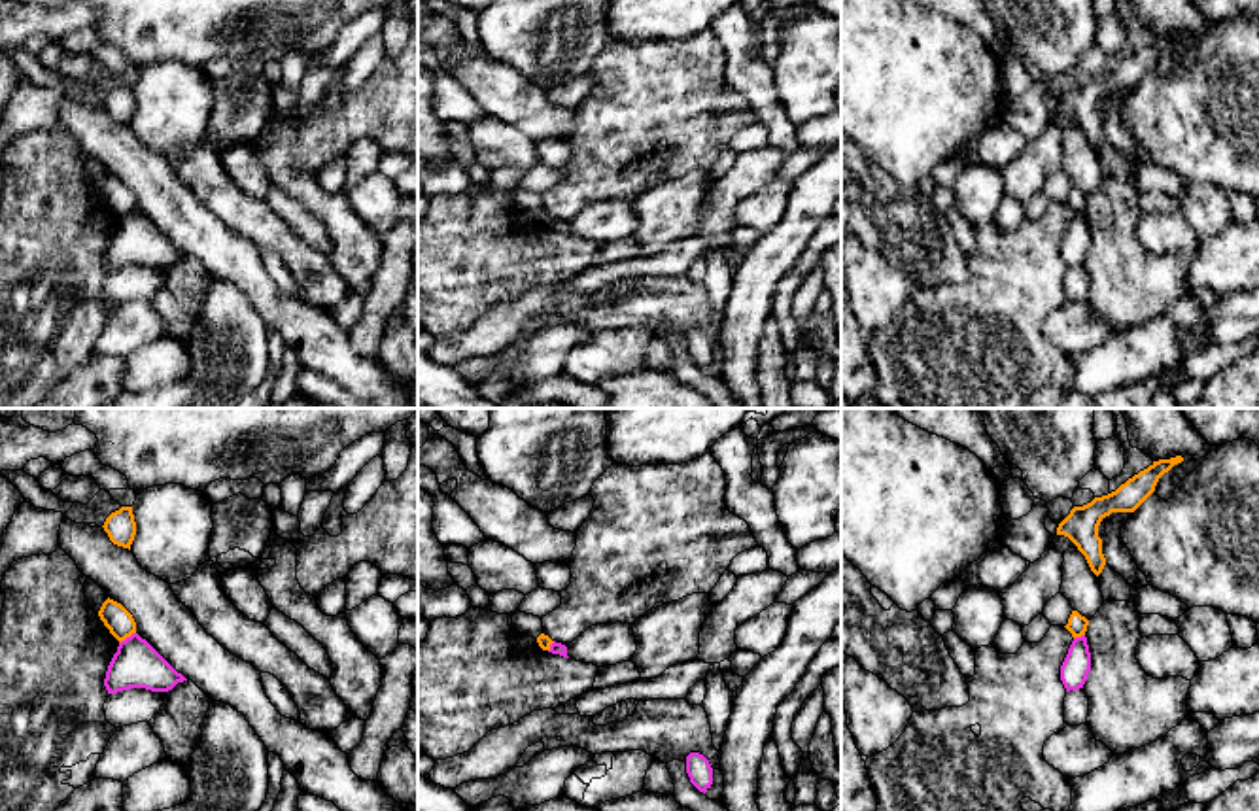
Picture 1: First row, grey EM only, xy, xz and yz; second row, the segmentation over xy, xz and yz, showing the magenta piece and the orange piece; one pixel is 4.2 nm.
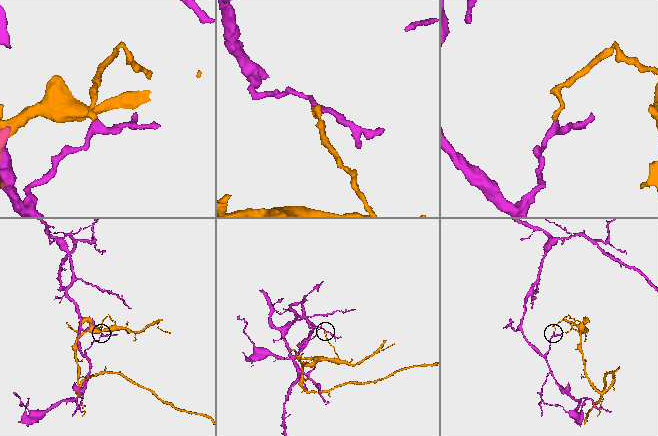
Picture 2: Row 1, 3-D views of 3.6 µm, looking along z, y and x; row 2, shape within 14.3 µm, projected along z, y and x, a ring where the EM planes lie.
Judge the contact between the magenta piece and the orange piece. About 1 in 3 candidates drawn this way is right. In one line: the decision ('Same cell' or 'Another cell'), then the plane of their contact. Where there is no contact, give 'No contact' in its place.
Another cell. Touches magenta in xy

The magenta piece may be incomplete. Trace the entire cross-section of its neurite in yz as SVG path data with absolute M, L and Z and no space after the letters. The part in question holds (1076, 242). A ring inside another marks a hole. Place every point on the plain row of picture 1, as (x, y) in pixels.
M1081 212L1072 217L1068 231L1061 242L1061 257L1066 268L1083 265L1089 248L1091 248L1091 229L1087 214Z

